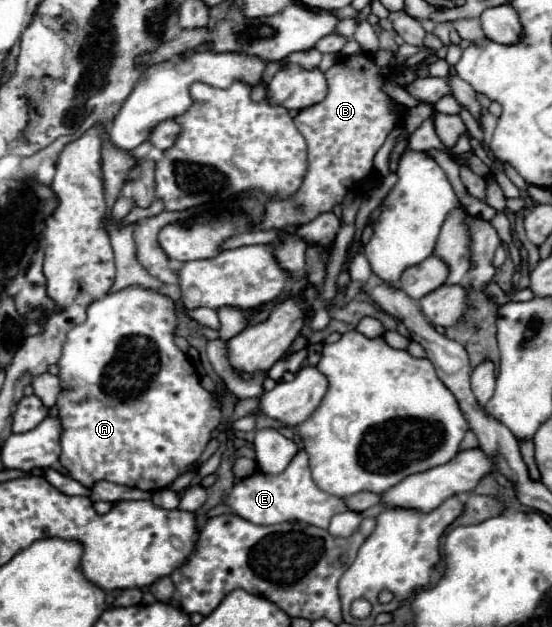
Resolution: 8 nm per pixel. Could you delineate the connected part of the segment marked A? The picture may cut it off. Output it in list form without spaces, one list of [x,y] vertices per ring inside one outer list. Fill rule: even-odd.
[[[139,287],[107,293],[93,301],[87,307],[87,319],[67,333],[57,361],[61,383],[57,409],[63,429],[61,465],[81,485],[91,487],[95,481],[105,479],[143,491],[159,491],[171,485],[177,475],[185,473],[207,447],[213,429],[221,423],[221,409],[215,409],[211,393],[201,387],[195,365],[173,343],[173,335],[173,301]]]

